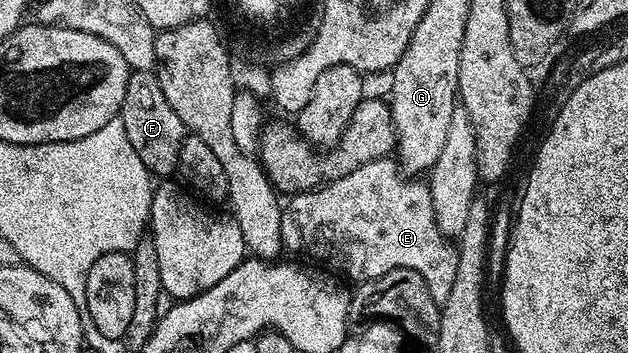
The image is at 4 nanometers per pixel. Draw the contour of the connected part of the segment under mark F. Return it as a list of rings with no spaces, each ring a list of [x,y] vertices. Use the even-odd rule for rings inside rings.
[[[130,71],[127,94],[123,94],[123,106],[119,118],[123,122],[123,130],[127,130],[127,142],[135,146],[135,154],[139,154],[143,166],[147,166],[147,170],[154,177],[172,177],[177,170],[179,150],[183,146],[187,130],[179,114],[171,110],[171,102],[167,102],[163,86],[159,86],[156,71]]]

